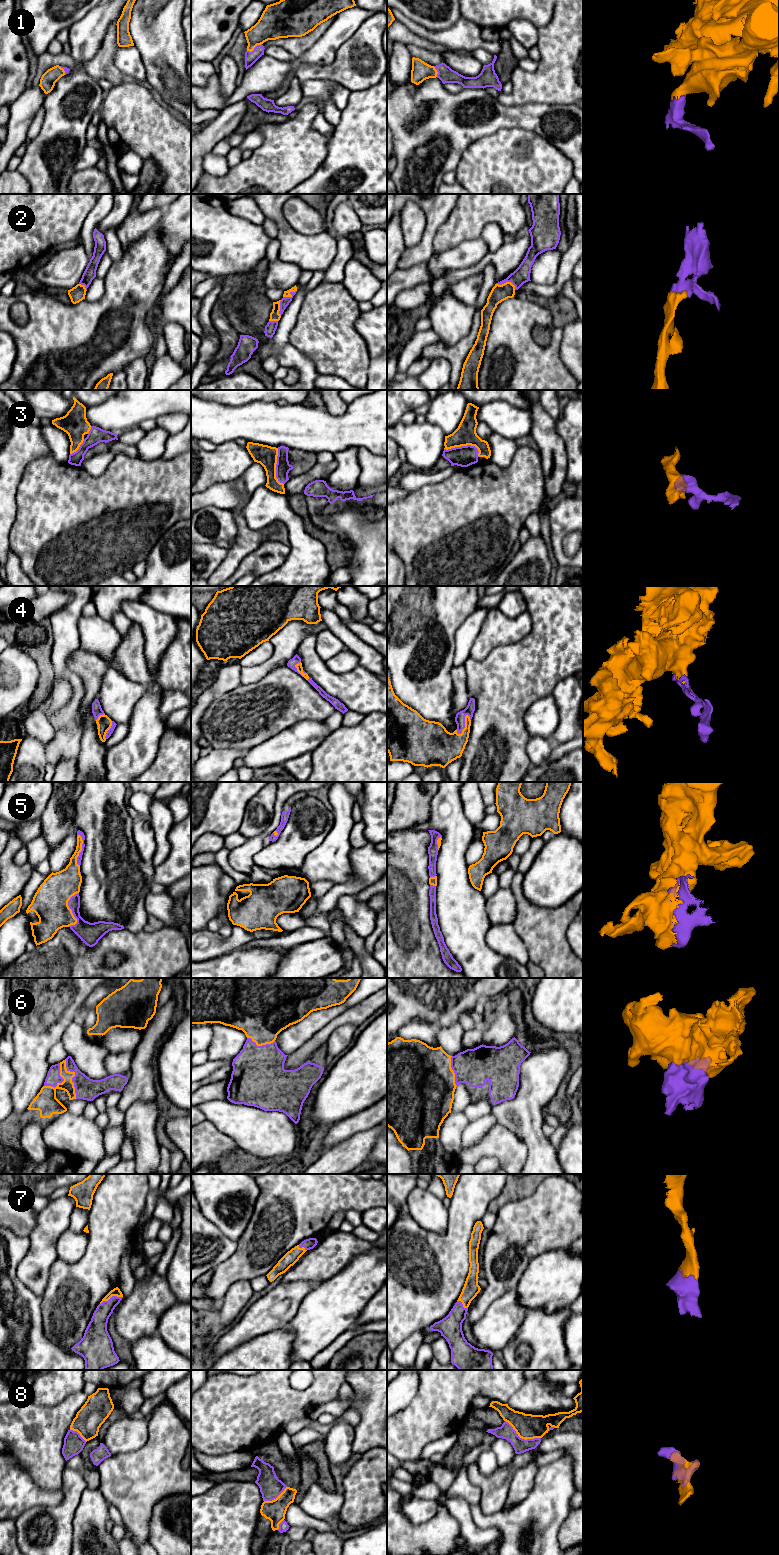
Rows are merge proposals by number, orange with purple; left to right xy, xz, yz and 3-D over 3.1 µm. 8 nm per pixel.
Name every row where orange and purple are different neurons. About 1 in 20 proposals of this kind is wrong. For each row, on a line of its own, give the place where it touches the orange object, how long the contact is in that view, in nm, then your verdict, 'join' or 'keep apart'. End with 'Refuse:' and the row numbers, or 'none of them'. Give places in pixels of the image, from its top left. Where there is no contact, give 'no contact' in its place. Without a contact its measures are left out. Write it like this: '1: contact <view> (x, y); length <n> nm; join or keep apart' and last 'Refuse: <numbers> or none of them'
1: contact xz (254, 47); length 140 nm; join
2: contact yz (507, 282); length 170 nm; join
3: contact yz (464, 445); length 300 nm; keep apart
4: contact yz (465, 725); length 180 nm; join
5: contact xy (71, 910); length 300 nm; join
6: contact xy (73, 1076); length 340 nm; join
7: contact xy (111, 1296); length 200 nm; join
8: contact yz (522, 1438); length 320 nm; keep apart
Refuse: 3, 8

